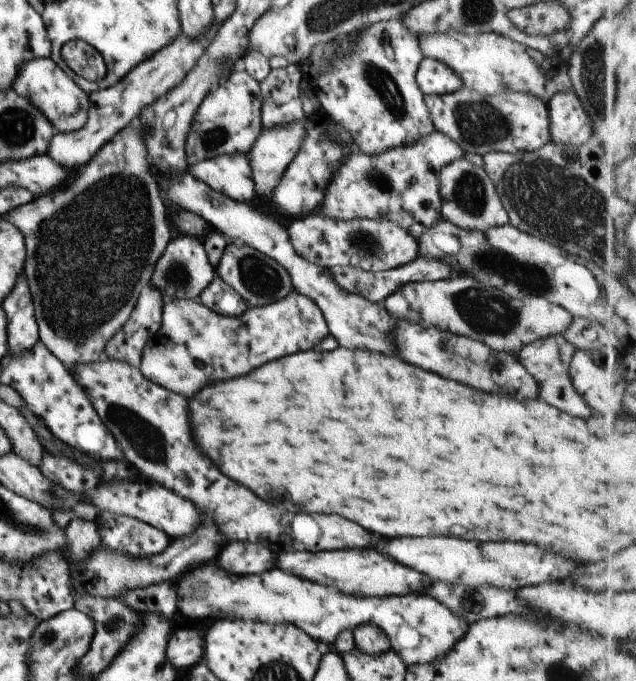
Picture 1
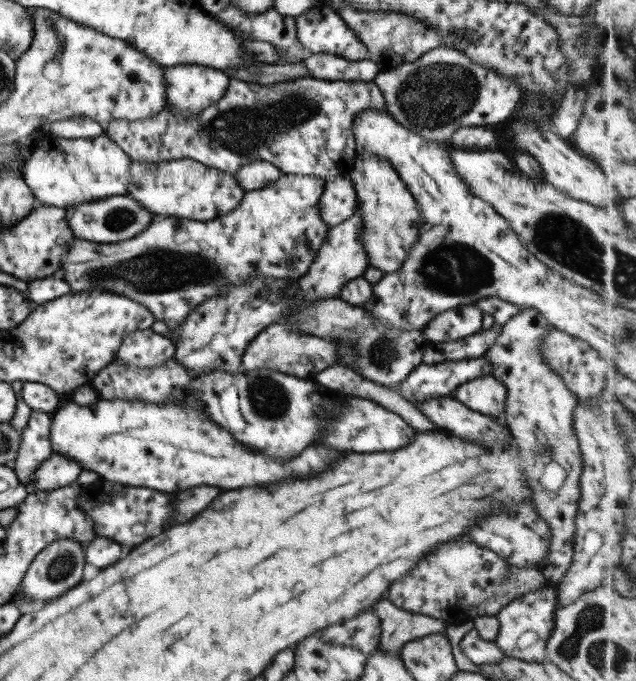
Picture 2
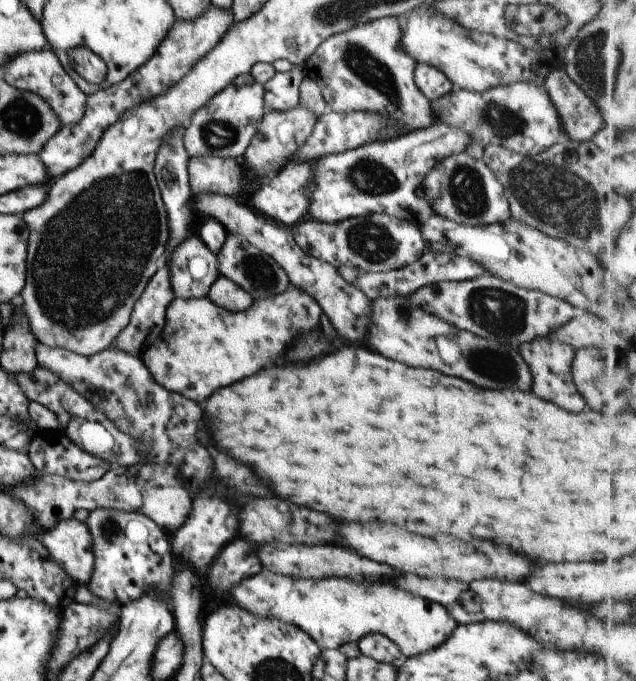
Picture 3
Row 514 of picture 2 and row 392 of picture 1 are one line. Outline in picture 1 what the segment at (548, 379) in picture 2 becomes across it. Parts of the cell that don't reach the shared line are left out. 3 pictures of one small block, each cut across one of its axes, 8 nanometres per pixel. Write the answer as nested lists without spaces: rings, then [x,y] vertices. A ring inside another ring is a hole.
[[[563,334],[552,335],[522,347],[517,354],[522,366],[537,380],[539,386],[539,398],[552,404],[554,408],[574,416],[574,418],[588,418],[593,410],[585,403],[574,388],[569,373],[569,364],[576,352],[575,346],[566,340]]]

